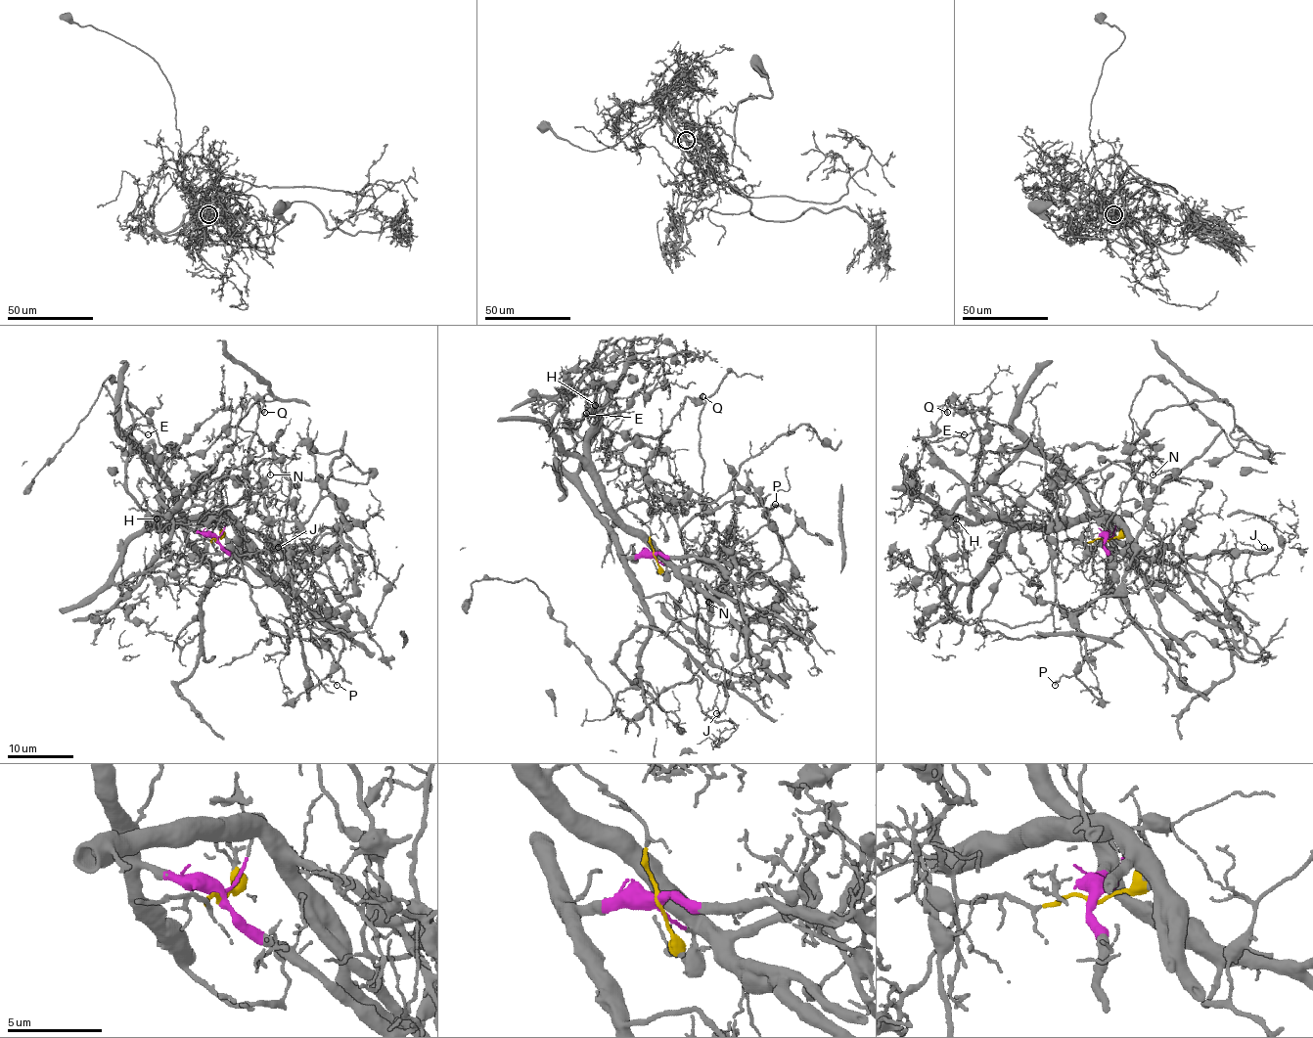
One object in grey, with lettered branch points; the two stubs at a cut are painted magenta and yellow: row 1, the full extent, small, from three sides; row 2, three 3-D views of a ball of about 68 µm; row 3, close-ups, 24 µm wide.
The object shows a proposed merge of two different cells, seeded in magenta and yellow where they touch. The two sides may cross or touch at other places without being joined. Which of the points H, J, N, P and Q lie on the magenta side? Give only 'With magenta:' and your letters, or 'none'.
With magenta: J, P

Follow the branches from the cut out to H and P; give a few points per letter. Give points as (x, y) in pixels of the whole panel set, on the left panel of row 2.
H: (215, 541), (189, 541), (189, 534), (175, 522), (156, 524), (151, 519), (157, 531), (154, 527), (157, 519)
P: (215, 541), (248, 563), (285, 601), (299, 623), (331, 630), (342, 639), (338, 668), (331, 675), (338, 685)

